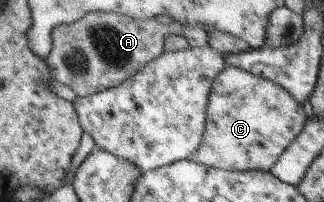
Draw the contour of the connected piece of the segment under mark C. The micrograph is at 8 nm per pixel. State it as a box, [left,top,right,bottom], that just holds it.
[188,64,306,171]

